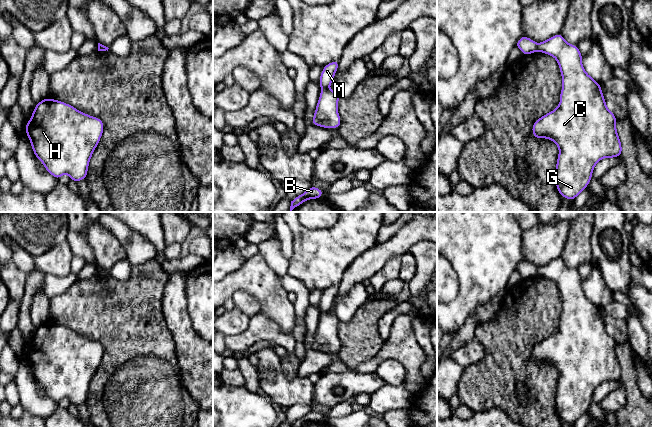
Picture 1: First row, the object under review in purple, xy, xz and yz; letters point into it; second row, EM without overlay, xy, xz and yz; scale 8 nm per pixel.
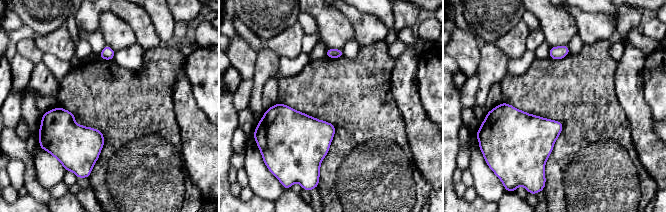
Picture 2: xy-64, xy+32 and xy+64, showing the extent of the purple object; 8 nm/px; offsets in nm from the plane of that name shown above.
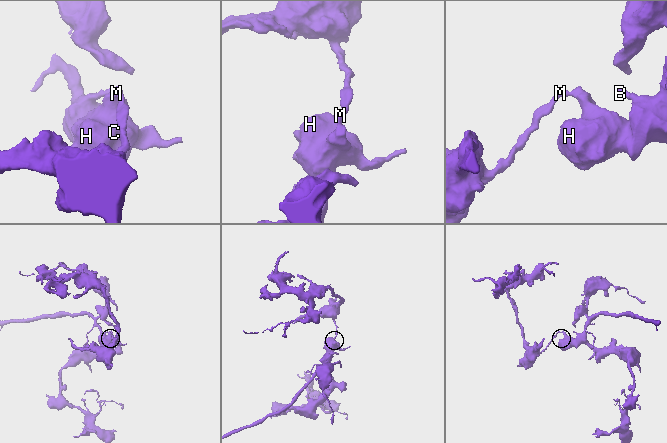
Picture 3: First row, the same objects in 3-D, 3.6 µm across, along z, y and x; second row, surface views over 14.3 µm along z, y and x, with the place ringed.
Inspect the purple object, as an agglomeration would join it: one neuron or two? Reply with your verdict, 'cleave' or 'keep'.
cleave

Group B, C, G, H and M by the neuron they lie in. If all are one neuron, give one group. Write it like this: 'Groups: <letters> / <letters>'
Groups: B C G H / M

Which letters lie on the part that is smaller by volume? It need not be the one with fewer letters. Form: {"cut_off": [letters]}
{"cut_off": ["M"]}

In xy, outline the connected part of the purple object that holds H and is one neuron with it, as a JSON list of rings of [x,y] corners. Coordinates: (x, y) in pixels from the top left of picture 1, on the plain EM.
[[[46,322],[36,327],[25,356],[34,379],[57,404],[67,398],[71,404],[86,403],[104,347],[75,331]]]

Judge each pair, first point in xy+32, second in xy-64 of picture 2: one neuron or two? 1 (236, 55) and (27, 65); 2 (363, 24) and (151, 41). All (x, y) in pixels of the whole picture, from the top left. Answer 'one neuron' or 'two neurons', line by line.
1: one neuron
2: one neuron

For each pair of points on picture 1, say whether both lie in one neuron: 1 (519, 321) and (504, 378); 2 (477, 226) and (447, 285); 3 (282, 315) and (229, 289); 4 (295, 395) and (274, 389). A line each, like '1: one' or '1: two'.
1: one
2: two
3: one
4: one

